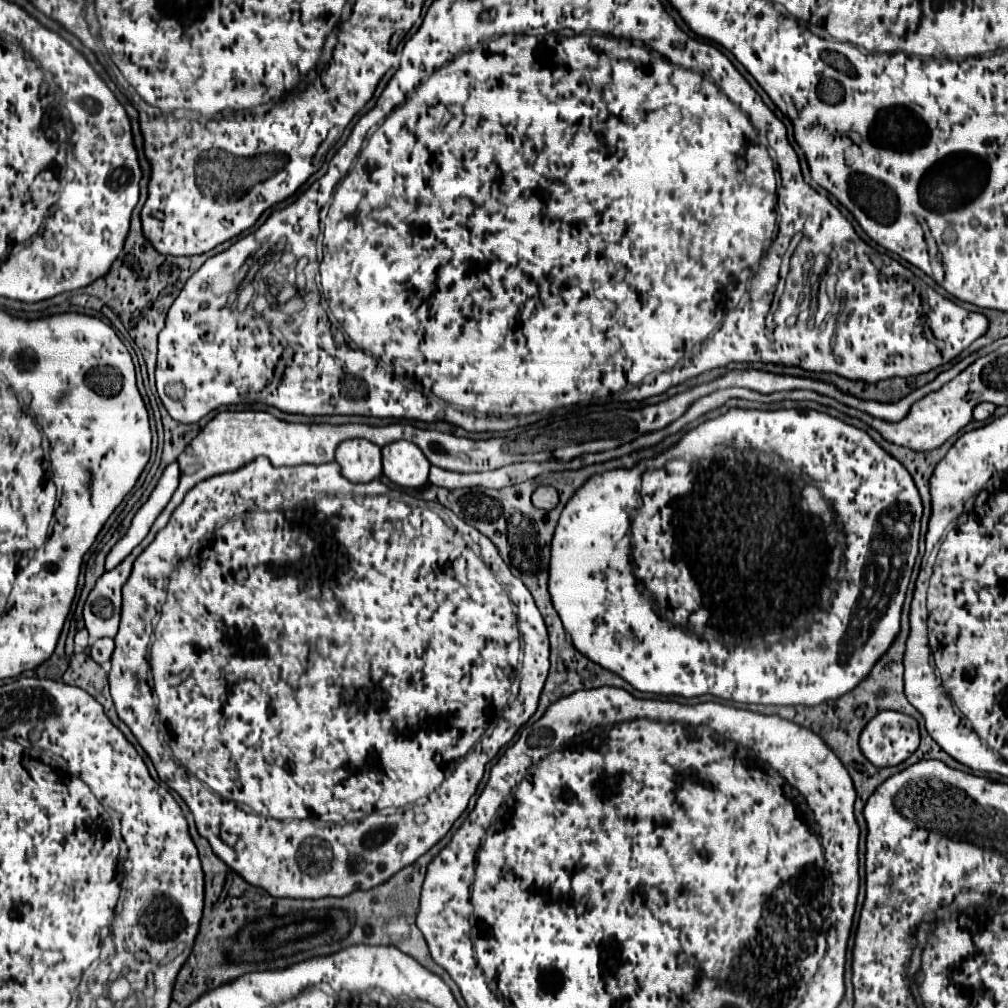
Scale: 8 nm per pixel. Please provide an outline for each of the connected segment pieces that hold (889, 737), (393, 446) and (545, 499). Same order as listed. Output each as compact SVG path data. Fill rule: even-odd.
M881 711L861 731L859 747L877 767L895 767L919 747L917 721L897 711Z
M395 441L381 449L383 453L383 473L401 487L423 487L427 485L427 475L431 463L411 441Z
M539 485L533 495L531 495L531 501L535 507L539 509L553 509L559 501L559 495L557 495L557 489L555 487L549 487L549 485Z

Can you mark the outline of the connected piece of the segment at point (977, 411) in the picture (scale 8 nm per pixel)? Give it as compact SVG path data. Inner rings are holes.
M979 403L975 409L973 409L973 419L975 421L985 421L993 415L995 411L995 405L993 403Z

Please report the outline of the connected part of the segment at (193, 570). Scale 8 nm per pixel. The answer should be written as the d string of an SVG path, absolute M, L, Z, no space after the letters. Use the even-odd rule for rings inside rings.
M257 457L257 459L255 459L255 461L251 461L251 463L249 463L249 465L245 465L245 467L241 467L241 469L237 469L237 471L235 471L235 473L223 473L223 475L215 475L215 477L209 477L209 479L207 479L207 481L201 481L201 483L199 483L199 485L195 485L195 487L193 487L193 489L191 489L191 491L189 491L189 493L187 493L187 495L185 495L185 499L183 499L183 503L181 503L181 505L179 505L179 507L177 507L177 509L175 509L175 511L173 511L173 515L171 515L171 519L169 519L169 523L167 523L167 525L165 525L165 527L163 527L163 529L161 529L161 531L159 531L159 533L157 533L157 535L155 535L155 539L153 539L153 543L151 543L151 545L149 545L149 547L147 547L147 549L145 549L145 551L143 551L143 553L141 553L141 555L139 555L139 559L135 559L135 567L133 567L133 571L131 571L131 579L127 579L127 583L125 583L125 585L123 585L123 615L121 615L121 625L119 625L119 633L117 633L117 635L115 635L115 651L113 651L113 655L111 655L111 671L109 671L109 685L111 685L111 697L113 697L113 703L115 703L115 709L117 709L117 715L119 715L119 719L121 719L121 721L123 721L123 723L125 723L125 725L127 725L127 727L129 727L129 729L131 729L131 733L133 733L133 735L135 735L135 739L137 739L137 741L139 741L139 745L141 745L141 747L143 747L143 749L145 749L145 753L147 753L147 755L149 755L149 757L151 757L151 761L153 761L153 765L155 765L155 769L157 769L157 775L159 775L159 779L161 779L161 781L163 781L163 783L167 783L167 785L169 785L169 787L171 787L171 789L175 789L175 791L177 791L177 793L179 793L179 795L181 795L181 799L183 799L183 801L185 801L185 803L187 803L187 807L189 807L189 809L191 809L191 813L193 813L193 817L195 817L195 825L197 825L197 831L199 831L199 835L203 835L203 837L205 837L205 839L207 839L207 841L209 841L209 845L211 845L211 849L213 849L213 851L215 851L215 855L219 855L219 859L223 859L223 863L227 863L227 865L229 865L229 867L231 867L231 869L233 869L233 871L235 871L235 873L237 873L237 875L243 875L243 879L247 879L247 883L251 883L251 885L255 885L255 887L261 887L261 889L265 889L265 891L267 891L267 893L269 893L269 895L273 895L273 897L289 897L289 899L323 899L323 897L345 897L345 895L351 895L351 893L353 893L353 891L369 891L369 889L373 889L373 887L379 887L379 885L381 885L381 883L385 883L385 881L389 881L389 879L391 879L391 877L393 877L393 875L395 875L395 873L399 873L399 871L401 871L401 869L405 869L405 867L409 867L409 865L411 865L411 863L415 863L415 861L417 861L417 859L419 859L419 857L421 857L421 855L423 855L423 853L427 853L427 851L429 851L429 849L431 849L431 847L433 847L433 845L437 845L437 843L439 843L439 839L443 839L443 837L445 837L445 833L447 833L447 831L449 831L449 829L451 829L451 827L453 827L453 823L455 823L455 821L457 821L457 819L459 819L459 815L461 815L461 813L463 813L463 811L465 811L465 809L467 809L467 803L469 803L469 799L471 799L471 795L473 795L473 793L475 793L475 791L477 791L477 785L479 785L479 781L481 781L481 779L483 779L483 773L485 773L485 765L487 765L487 763L489 763L489 761L491 761L491 759L493 759L493 757L495 757L495 755L497 755L497 753L499 753L499 749L501 749L501 747L505 747L505 745L507 745L507 743L509 743L509 741L511 741L511 739L513 739L513 737L515 737L515 733L517 733L517 729L519 729L519 727L521 727L521 725L523 725L523 723L527 723L527 719L529 719L529 717L531 717L531 715L533 715L533 713L535 713L535 711L537 711L537 699L539 699L539 695L537 695L537 693L541 693L541 691L543 691L543 689L539 689L539 687L543 687L543 685L545 685L545 679L547 679L547 673L549 673L549 639L547 639L547 629L545 629L545 623L543 623L543 617L541 617L541 613L539 613L539 609L537 609L537 605L535 605L535 601L533 601L533 597L531 597L531 593L529 593L529 591L527 591L527 587L525 587L525 585L523 585L523 583L521 583L521 579L517 579L517 577L515 577L515 575L513 575L513 573L512 573L512 572L511 572L511 571L509 571L509 567L507 567L507 564L506 564L506 563L505 563L505 562L504 562L504 561L503 561L503 559L502 559L502 558L501 558L501 559L493 559L493 563L489 563L489 561L485 561L485 551L483 551L483 545L485 545L485 543L487 543L487 545L489 545L489 543L491 543L491 541L489 541L489 539L481 539L481 537L479 537L479 533L480 533L480 532L479 532L479 531L475 531L475 529L471 529L471 527L470 527L470 526L471 526L471 525L469 525L469 524L468 524L468 523L465 523L465 525L461 525L461 527L463 527L463 529L459 529L459 527L451 527L451 525L447 525L447 521L445 521L445 519L443 519L443 517L441 517L441 511L445 511L445 509L447 509L447 508L446 508L446 507L443 507L443 506L442 506L442 505L440 505L440 504L439 504L439 503L436 503L436 502L428 502L428 501L423 501L423 499L420 499L420 498L419 498L419 499L418 499L418 498L417 498L417 497L415 497L415 496L413 496L413 495L411 495L411 494L410 494L410 493L408 493L408 492L406 492L406 491L403 491L403 490L402 490L402 491L397 491L397 489L395 489L395 491L393 491L393 489L389 489L389 487L387 487L387 485L383 485L383 483L381 483L381 481L377 481L377 479L375 479L375 481L369 481L369 483L361 483L361 485L353 485L353 483L351 483L351 481L347 481L347 479L345 479L345 477L343 477L343 475L341 475L341 473L339 473L339 465L337 465L337 463L325 463L325 465L297 465L297 467L279 467L279 469L277 469L277 467L273 467L273 465L271 465L271 461L269 461L269 459L267 459L267 457ZM521 637L523 637L523 643L525 643L525 649L523 649L523 673L521 673L521 687L519 687L519 691L517 691L517 699L515 699L515 701L513 701L513 703L509 703L509 699L511 699L511 695L513 695L513 683L515 683L515 679L517 679L517 663L519 663L519 653L521 653ZM148 647L149 647L149 659L151 659L151 679L153 679L153 685L151 685L151 687L150 687L150 686L149 686L149 685L148 685L148 683L147 683L147 673L150 673L150 663L147 663L147 655L148 655ZM419 811L421 811L421 813L425 813L425 815L427 815L427 817L429 817L429 819L427 819L427 823L425 823L425 825L415 825L415 821L413 821L413 817L415 817L415 815L417 815L417 813L419 813ZM305 843L307 843L307 849L305 849L305 869L303 869L303 865L301 865L301 863L303 863L303 861L301 861L301 859L299 859L299 857L301 857L301 849L303 849L303 845L305 845Z

